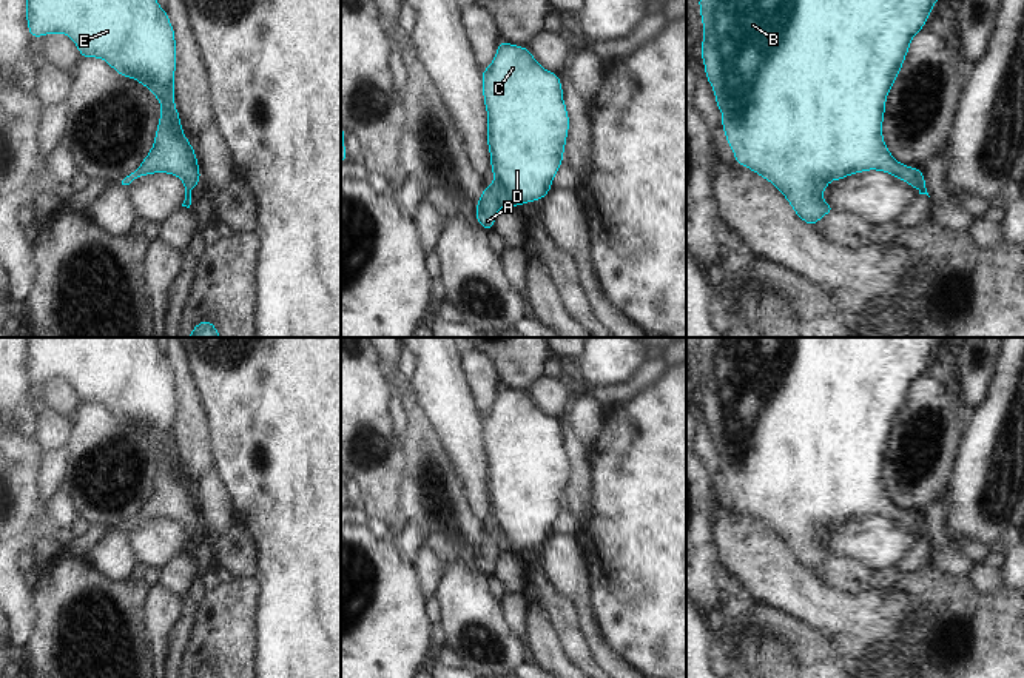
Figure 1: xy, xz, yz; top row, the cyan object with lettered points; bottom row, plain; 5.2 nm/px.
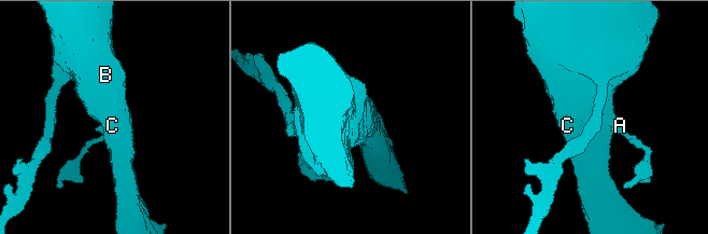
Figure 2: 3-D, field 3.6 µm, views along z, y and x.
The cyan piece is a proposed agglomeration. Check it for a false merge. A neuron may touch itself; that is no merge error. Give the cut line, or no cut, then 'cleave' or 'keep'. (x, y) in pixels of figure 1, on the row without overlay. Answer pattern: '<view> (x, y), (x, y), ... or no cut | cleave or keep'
no cut | keep

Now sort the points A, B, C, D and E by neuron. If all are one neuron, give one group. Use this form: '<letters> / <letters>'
A B C D E

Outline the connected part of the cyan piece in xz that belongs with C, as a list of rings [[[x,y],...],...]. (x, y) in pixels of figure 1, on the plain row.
[[[500,385],[481,422],[495,525],[477,545],[475,564],[490,576],[501,552],[543,545],[551,536],[563,508],[569,458],[558,419],[546,416],[526,391]]]

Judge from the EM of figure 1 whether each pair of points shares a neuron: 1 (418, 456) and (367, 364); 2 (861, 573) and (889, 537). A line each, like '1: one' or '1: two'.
1: two
2: two

